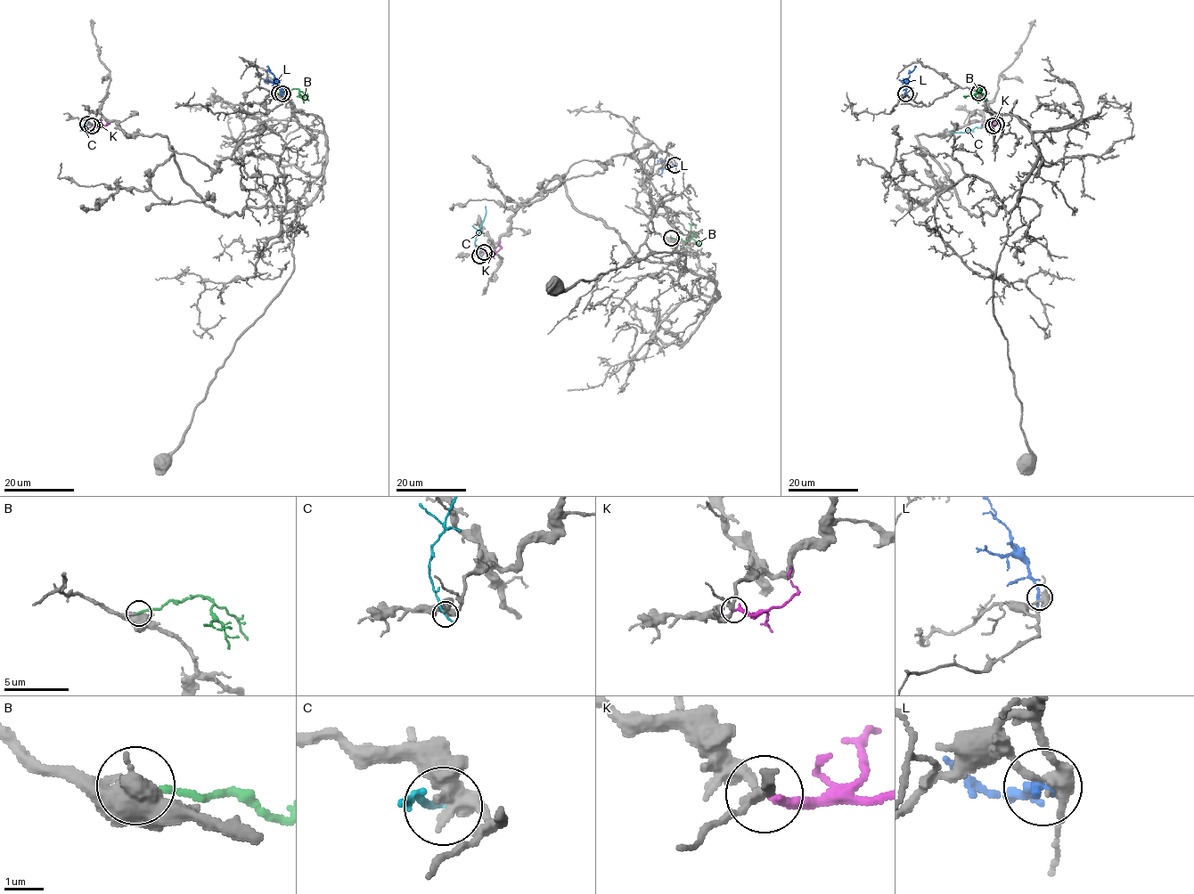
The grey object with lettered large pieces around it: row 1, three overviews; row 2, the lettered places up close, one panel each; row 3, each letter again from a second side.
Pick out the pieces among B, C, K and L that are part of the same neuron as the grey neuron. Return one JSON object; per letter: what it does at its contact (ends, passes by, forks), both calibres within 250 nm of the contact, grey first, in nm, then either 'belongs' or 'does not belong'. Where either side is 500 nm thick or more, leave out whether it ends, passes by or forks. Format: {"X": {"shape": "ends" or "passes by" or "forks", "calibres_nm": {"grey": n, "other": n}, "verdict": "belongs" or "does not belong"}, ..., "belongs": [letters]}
{"B": {"shape": "ends", "calibres_nm": {"grey": 480, "other": 180}, "verdict": "belongs"}, "C": {"shape": "ends", "calibres_nm": {"grey": 460, "other": 200}, "verdict": "does not belong"}, "K": {"shape": "ends", "calibres_nm": {"grey": 240, "other": 280}, "verdict": "does not belong"}, "L": {"shape": "ends", "calibres_nm": {"grey": 320, "other": 280}, "verdict": "does not belong"}, "belongs": ["B"]}

